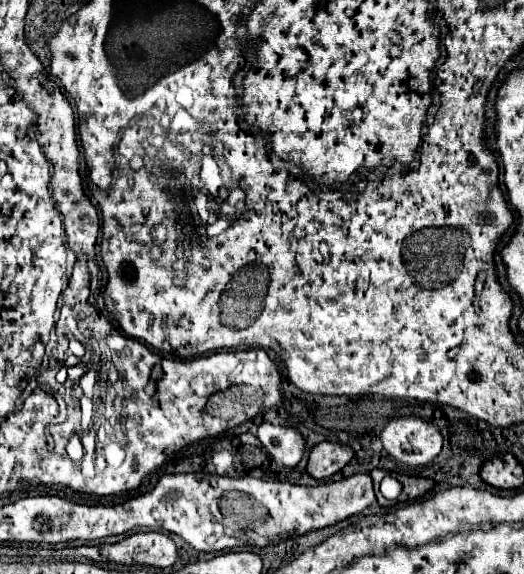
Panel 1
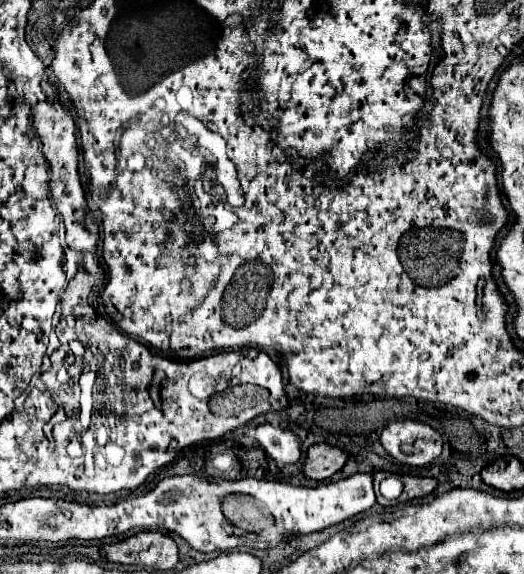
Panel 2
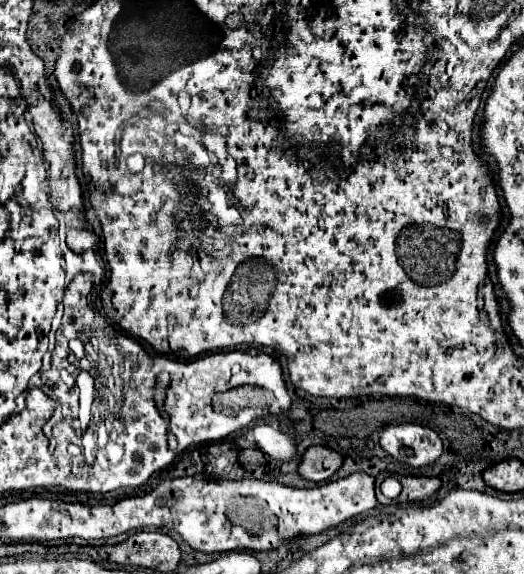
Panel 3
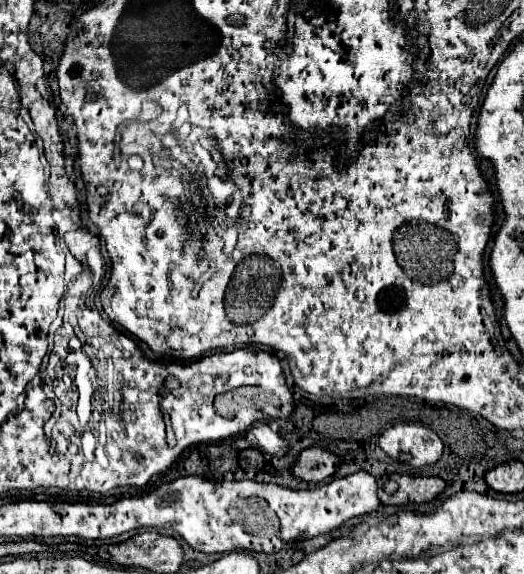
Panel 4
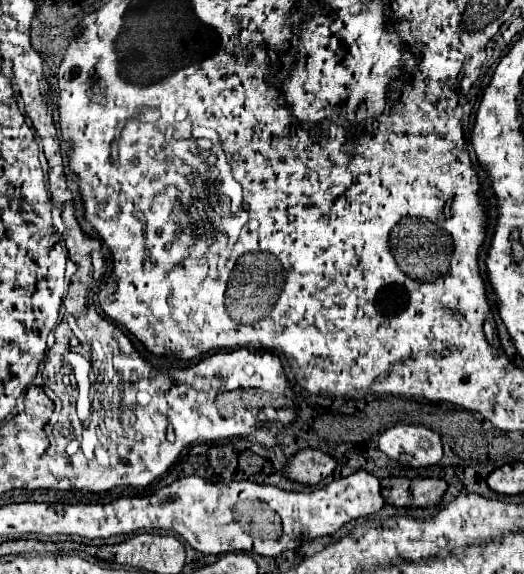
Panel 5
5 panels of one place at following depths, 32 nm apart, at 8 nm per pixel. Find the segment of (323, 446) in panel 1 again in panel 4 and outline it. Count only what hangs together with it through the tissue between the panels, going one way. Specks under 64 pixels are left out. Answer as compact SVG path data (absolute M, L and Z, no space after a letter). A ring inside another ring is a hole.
M306 448L300 452L296 464L292 466L292 476L304 482L322 482L334 474L338 458L322 448Z

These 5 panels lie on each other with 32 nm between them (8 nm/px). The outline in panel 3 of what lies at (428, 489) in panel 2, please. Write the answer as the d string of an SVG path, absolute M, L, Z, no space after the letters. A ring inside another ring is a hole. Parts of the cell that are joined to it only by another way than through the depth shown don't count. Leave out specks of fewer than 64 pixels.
M384 476L376 478L376 496L380 504L410 504L410 502L422 502L430 496L434 496L440 488L442 488L442 480L440 478L424 478L424 476L400 476L400 484L402 484L402 492L398 498L386 498L380 492L380 484L382 484Z

